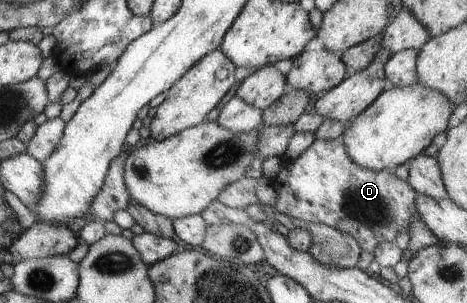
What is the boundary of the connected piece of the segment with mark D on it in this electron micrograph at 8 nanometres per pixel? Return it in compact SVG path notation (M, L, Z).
M342 138L316 139L305 153L293 161L285 161L272 183L277 191L274 211L279 211L305 223L320 223L351 235L362 250L373 253L381 241L395 242L401 231L409 231L413 219L421 221L415 205L417 193L407 180L398 178L391 170L371 170L359 167L347 155Z

